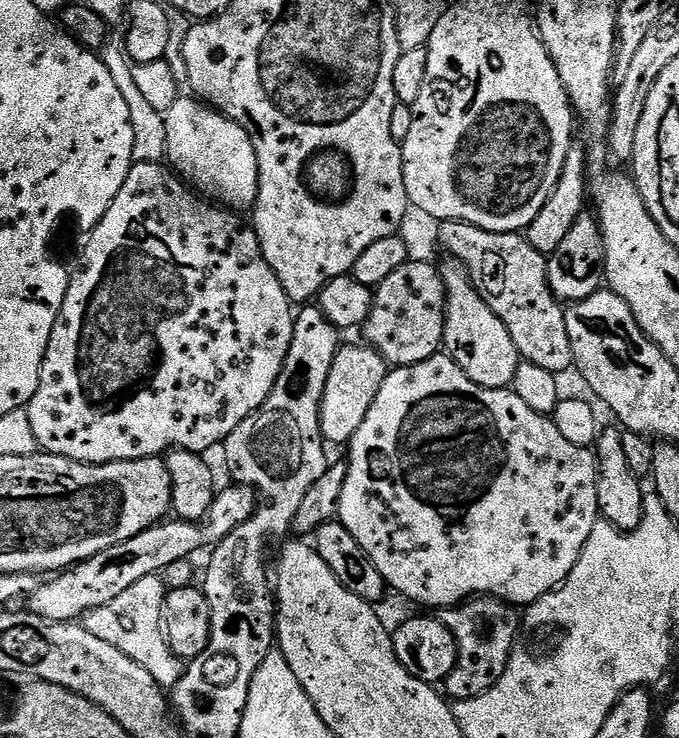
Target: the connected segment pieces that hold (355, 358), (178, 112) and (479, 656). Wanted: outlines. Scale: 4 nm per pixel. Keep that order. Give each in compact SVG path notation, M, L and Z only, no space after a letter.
M364 342L359 343L345 343L338 348L326 380L321 400L320 424L321 434L329 445L344 446L354 438L358 426L362 426L362 421L366 419L370 406L374 406L374 398L378 398L378 390L382 390L382 382L390 371L388 361L377 348Z
M177 98L164 117L168 143L167 163L177 176L187 181L197 193L203 194L209 201L240 214L247 213L255 205L258 194L258 158L254 154L252 137L246 134L246 130L242 130L242 126L199 99L184 99Z
M477 596L455 608L443 609L438 618L452 631L458 646L458 662L446 681L447 695L453 701L469 700L490 690L502 678L508 659L517 647L516 635L522 629L521 613L494 596Z

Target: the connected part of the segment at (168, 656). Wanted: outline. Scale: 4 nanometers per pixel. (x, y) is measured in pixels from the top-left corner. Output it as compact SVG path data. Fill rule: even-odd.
M147 576L142 578L142 582L134 582L134 586L114 598L114 602L87 613L82 623L86 630L90 630L90 634L94 634L94 638L102 638L102 642L118 646L118 650L134 658L138 666L146 666L146 670L154 674L154 682L162 686L175 686L182 678L186 664L172 652L168 637L165 636L163 604L166 585L162 581L160 576Z

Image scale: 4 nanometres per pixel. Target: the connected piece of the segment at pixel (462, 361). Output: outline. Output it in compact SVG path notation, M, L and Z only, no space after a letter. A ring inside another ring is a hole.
M451 258L445 261L445 264L439 265L448 295L443 351L464 371L470 382L478 382L478 386L487 388L507 388L522 363L514 338L510 338L510 330L502 326L502 318L498 318L498 314L486 306L482 294L478 294L466 266Z

